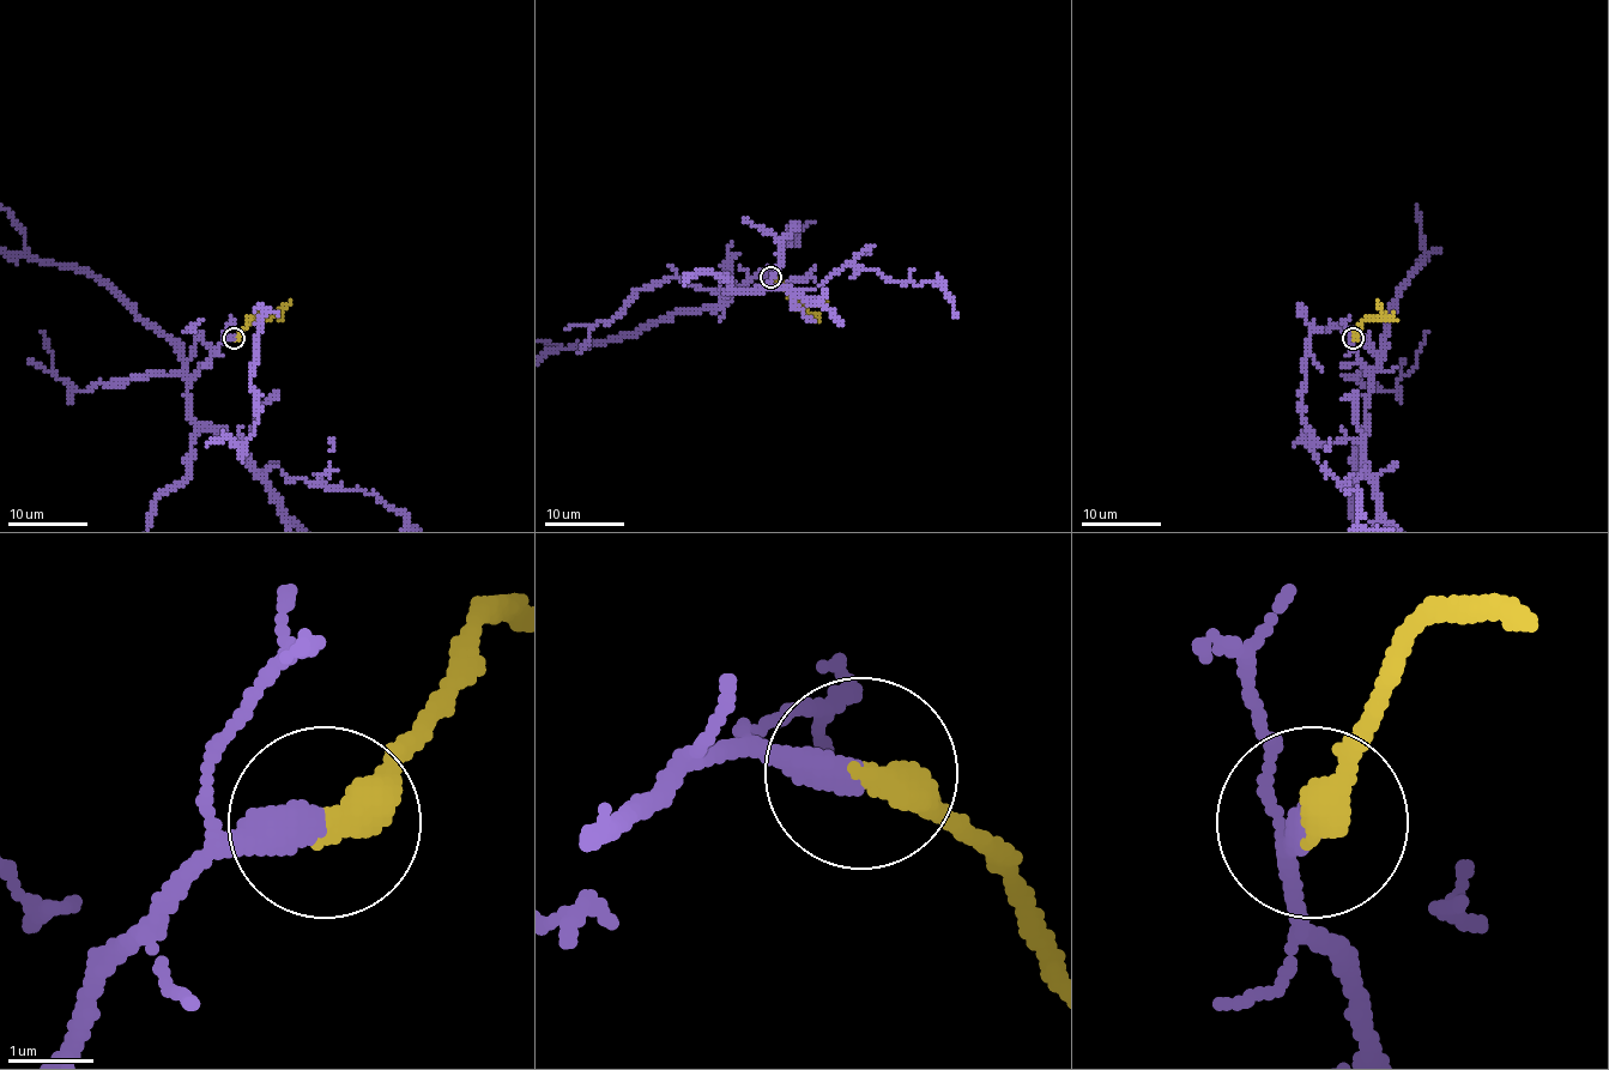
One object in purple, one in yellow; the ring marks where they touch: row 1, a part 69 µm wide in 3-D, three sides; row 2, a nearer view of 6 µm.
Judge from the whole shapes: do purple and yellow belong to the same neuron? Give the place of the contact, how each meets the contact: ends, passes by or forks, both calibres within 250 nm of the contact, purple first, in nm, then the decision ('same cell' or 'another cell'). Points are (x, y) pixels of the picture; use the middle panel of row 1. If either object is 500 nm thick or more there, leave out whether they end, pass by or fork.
at (770, 277); purple ends there; yellow ends there; 400 nm thick on the purple side, 440 nm on the other; same cell

